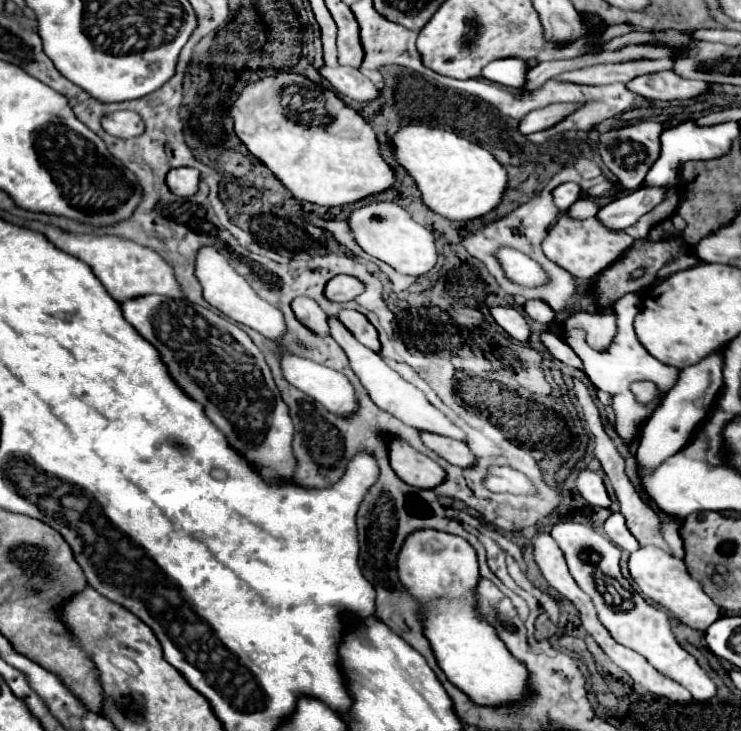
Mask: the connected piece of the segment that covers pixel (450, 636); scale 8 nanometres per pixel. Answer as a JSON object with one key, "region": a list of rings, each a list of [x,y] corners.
{"region":[[[417,529],[403,539],[395,565],[397,565],[397,575],[403,587],[407,587],[407,593],[419,603],[423,635],[431,643],[435,659],[441,671],[445,673],[445,677],[479,707],[511,709],[523,701],[529,701],[533,695],[529,669],[525,667],[523,661],[513,657],[507,645],[499,639],[497,629],[483,617],[479,601],[467,601],[473,595],[473,589],[477,587],[481,579],[475,549],[457,535],[449,535],[449,533],[435,531],[435,529]]]}

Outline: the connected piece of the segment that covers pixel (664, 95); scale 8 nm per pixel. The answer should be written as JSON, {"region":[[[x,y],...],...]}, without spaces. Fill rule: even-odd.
{"region":[[[661,71],[635,77],[627,83],[627,89],[651,101],[685,101],[705,95],[711,89],[711,85],[705,81],[683,79],[673,71]]]}

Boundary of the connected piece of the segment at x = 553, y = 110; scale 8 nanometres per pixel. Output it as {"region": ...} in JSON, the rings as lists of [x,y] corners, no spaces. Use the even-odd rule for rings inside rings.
{"region":[[[559,103],[559,105],[547,105],[543,109],[531,111],[521,123],[519,123],[519,131],[521,133],[537,133],[537,131],[545,131],[549,127],[553,127],[555,123],[563,121],[567,115],[571,115],[573,111],[579,109],[579,103]]]}

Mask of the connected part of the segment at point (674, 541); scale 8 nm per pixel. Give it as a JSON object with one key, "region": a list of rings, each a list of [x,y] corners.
{"region":[[[663,513],[663,517],[665,519],[659,521],[659,529],[661,529],[663,539],[667,541],[669,553],[675,559],[683,559],[685,557],[685,553],[683,553],[683,539],[681,539],[681,533],[679,533],[681,519],[677,515],[669,515],[669,513]]]}

